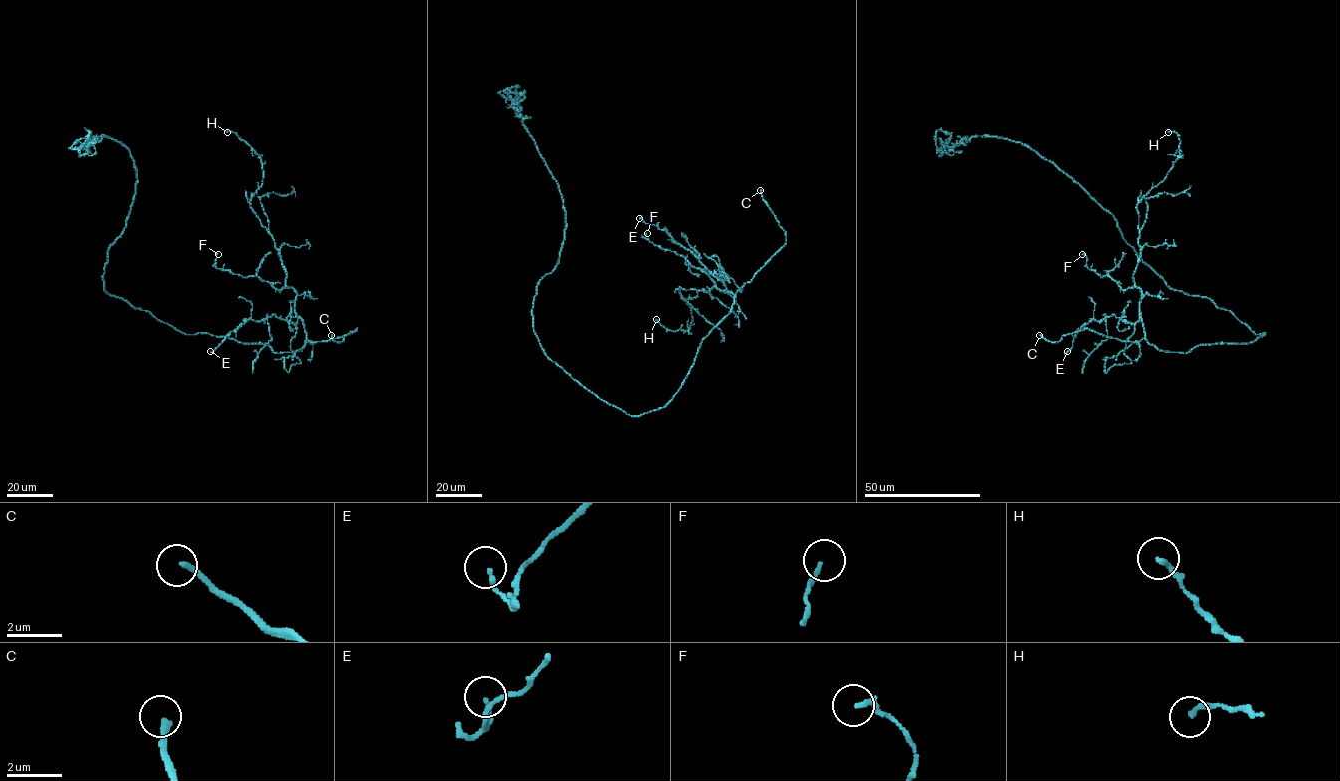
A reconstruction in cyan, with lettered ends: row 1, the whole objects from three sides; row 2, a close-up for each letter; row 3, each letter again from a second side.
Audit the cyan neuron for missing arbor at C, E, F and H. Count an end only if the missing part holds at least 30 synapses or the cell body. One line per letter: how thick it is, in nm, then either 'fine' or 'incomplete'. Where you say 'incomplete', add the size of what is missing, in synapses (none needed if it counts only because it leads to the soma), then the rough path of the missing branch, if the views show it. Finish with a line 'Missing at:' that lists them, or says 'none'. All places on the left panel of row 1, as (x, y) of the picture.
C: calibre 240 nm; incomplete; course (331, 335), (311, 337), (306, 341)
E: calibre 150 nm; fine
F: calibre 180 nm; fine
H: calibre 190 nm; fine
Missing at: C

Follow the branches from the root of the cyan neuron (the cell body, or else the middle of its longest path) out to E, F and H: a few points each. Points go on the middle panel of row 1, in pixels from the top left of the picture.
E: (606, 402), (631, 416), (663, 407), (681, 386), (701, 342), (729, 313), (735, 297), (690, 250), (639, 218)
F: (606, 402), (631, 416), (663, 407), (735, 297), (647, 233)
H: (606, 402), (631, 416), (663, 407), (735, 296), (715, 284), (680, 287), (690, 328), (670, 331), (656, 319)

